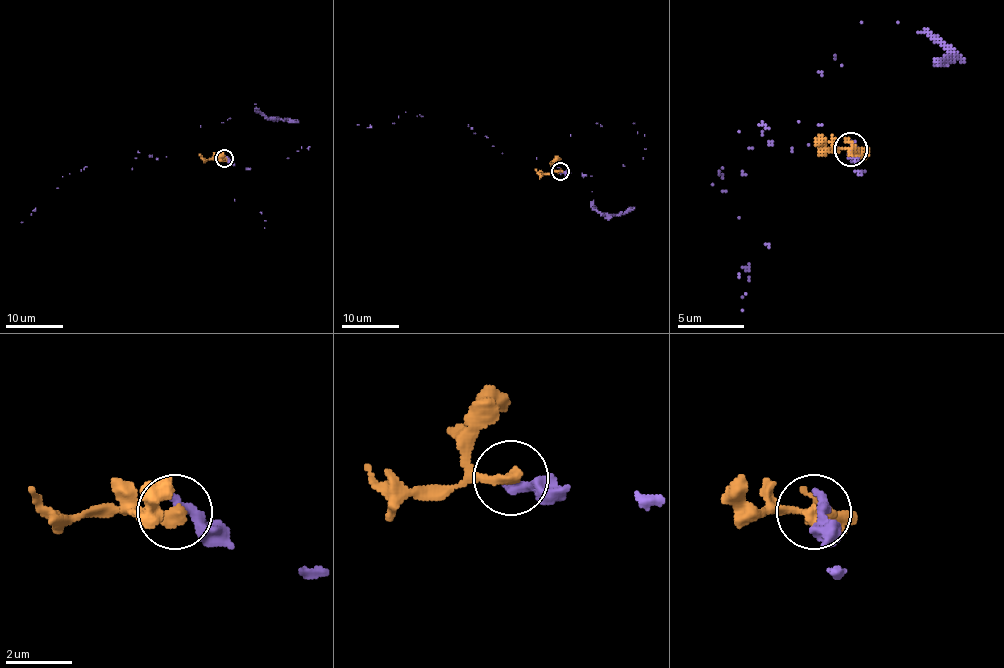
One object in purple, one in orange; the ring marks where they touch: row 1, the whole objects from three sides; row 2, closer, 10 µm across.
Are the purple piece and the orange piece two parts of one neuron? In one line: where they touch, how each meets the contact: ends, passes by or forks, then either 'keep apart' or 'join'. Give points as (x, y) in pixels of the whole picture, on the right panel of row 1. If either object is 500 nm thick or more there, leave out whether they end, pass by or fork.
place (851, 149); purple ends; orange ends; keep apart

